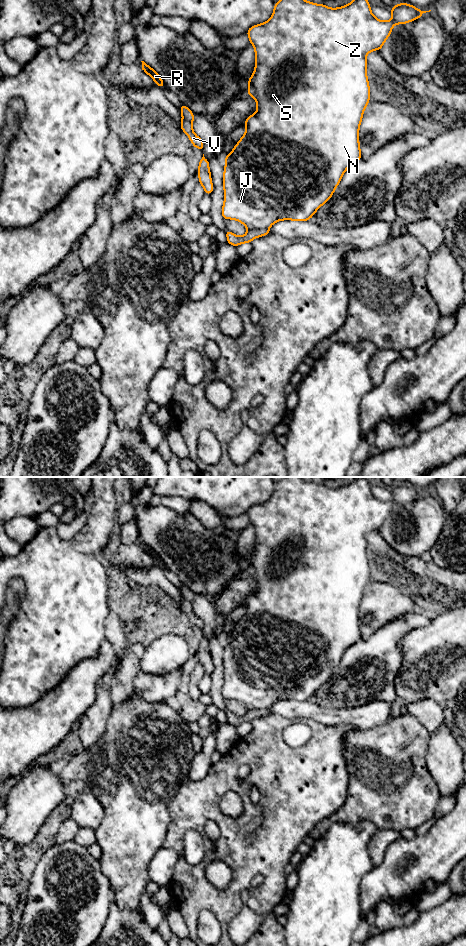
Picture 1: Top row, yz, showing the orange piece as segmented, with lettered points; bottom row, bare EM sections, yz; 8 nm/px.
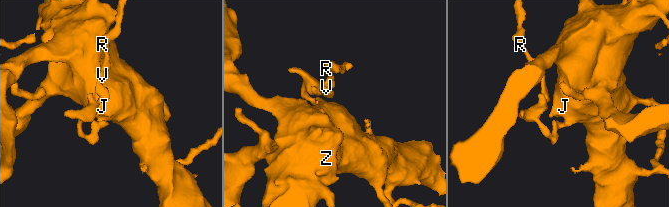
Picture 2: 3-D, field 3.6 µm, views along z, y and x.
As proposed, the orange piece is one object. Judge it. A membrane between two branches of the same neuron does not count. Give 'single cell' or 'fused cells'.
fused cells

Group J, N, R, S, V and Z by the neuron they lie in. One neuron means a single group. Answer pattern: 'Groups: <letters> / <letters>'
Groups: J N S Z / R V

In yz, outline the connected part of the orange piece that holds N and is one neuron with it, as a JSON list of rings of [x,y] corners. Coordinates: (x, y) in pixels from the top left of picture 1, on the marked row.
[[[280,0],[275,3],[273,14],[267,22],[257,24],[247,30],[246,33],[250,44],[255,49],[255,70],[248,79],[247,94],[255,99],[257,111],[247,117],[244,122],[246,127],[245,134],[234,146],[232,152],[226,155],[224,159],[224,203],[221,211],[224,220],[237,220],[248,230],[269,229],[270,226],[281,220],[308,221],[332,197],[344,172],[361,160],[359,127],[362,123],[363,112],[371,100],[366,55],[369,52],[381,50],[395,24],[409,23],[420,18],[424,13],[431,11],[422,11],[407,3],[396,4],[390,10],[392,19],[390,21],[381,21],[372,14],[368,0],[353,0],[351,3],[339,8],[329,8],[324,4],[318,5],[305,0]]]

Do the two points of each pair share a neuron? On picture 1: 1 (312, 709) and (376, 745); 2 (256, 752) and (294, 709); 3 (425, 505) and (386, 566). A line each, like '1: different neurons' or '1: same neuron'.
1: different neurons
2: different neurons
3: different neurons

